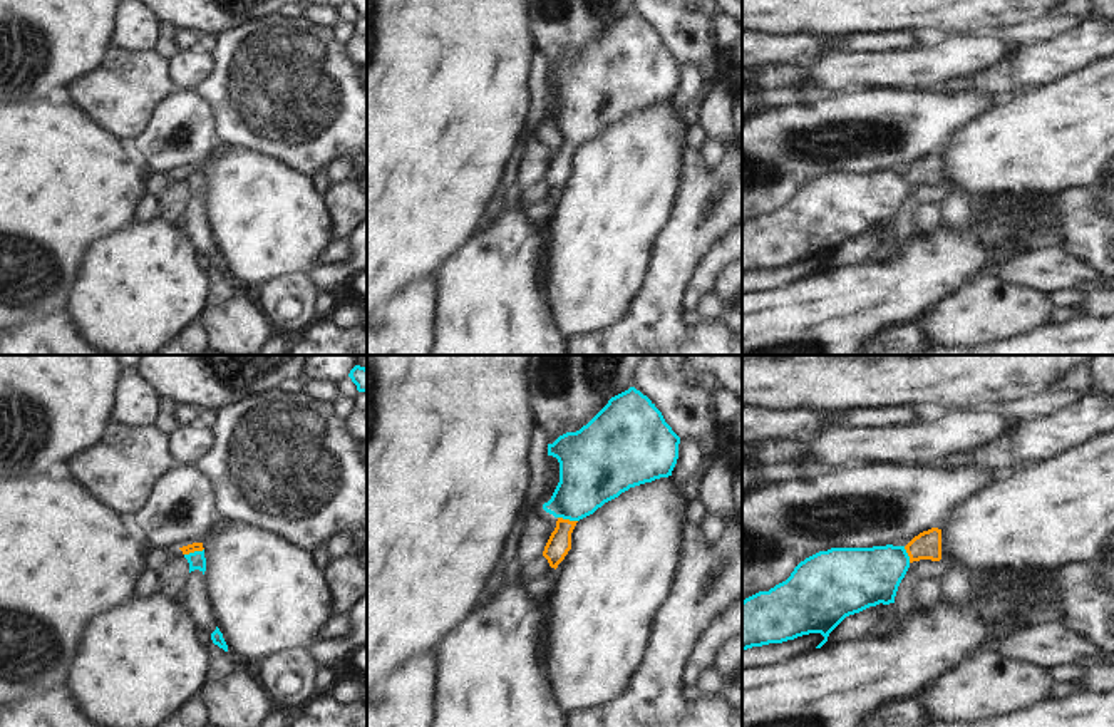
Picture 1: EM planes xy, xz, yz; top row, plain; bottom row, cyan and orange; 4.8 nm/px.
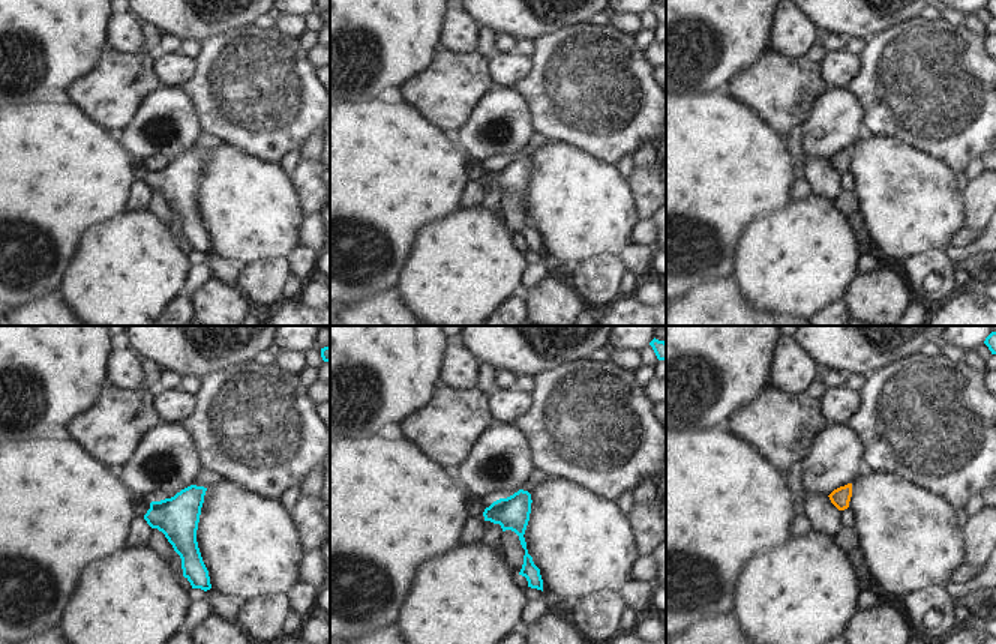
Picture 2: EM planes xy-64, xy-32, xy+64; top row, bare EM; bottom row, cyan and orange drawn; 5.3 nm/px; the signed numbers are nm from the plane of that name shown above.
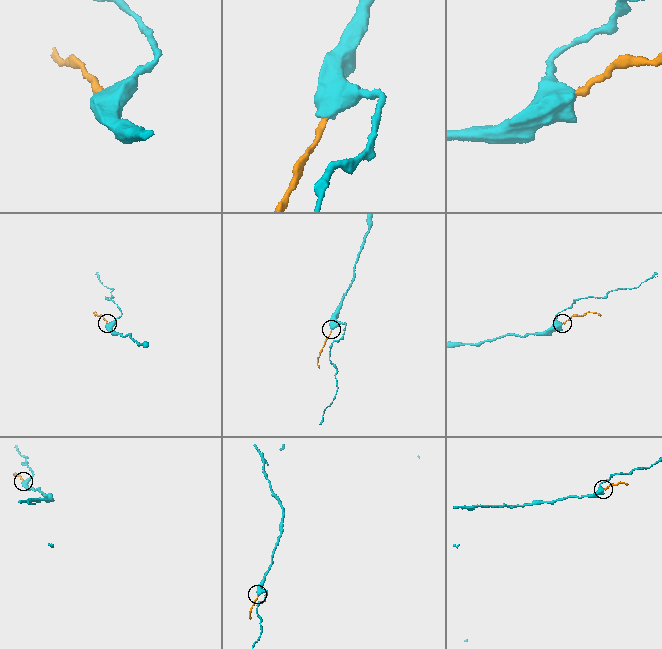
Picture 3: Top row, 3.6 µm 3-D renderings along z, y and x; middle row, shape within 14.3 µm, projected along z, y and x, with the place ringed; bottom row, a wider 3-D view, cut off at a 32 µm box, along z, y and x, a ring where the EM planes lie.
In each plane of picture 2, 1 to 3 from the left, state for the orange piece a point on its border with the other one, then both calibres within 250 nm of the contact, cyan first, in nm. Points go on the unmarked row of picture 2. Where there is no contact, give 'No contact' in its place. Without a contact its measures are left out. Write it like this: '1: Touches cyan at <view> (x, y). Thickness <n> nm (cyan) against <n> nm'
1: No contact
2: No contact
3: No contact.

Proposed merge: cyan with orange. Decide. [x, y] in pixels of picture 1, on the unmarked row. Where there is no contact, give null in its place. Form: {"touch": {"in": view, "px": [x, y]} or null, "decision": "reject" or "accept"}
{"touch": {"in": "xy", "px": [193, 178]}, "decision": "accept"}

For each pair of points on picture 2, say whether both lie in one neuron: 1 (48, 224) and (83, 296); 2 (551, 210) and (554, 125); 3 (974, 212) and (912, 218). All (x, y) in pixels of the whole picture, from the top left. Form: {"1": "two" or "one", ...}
{"1": "two", "2": "two", "3": "two"}

